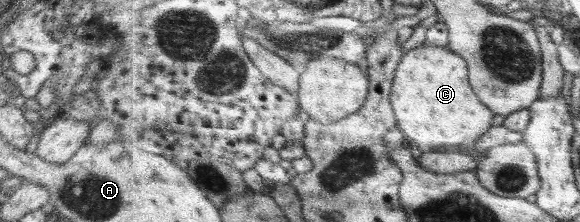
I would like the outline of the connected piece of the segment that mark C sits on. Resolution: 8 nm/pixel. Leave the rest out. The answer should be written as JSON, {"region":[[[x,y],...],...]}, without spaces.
{"region":[[[428,43],[403,56],[392,99],[399,127],[424,153],[449,145],[460,148],[475,145],[490,132],[497,114],[474,90],[466,57],[449,47]]]}

